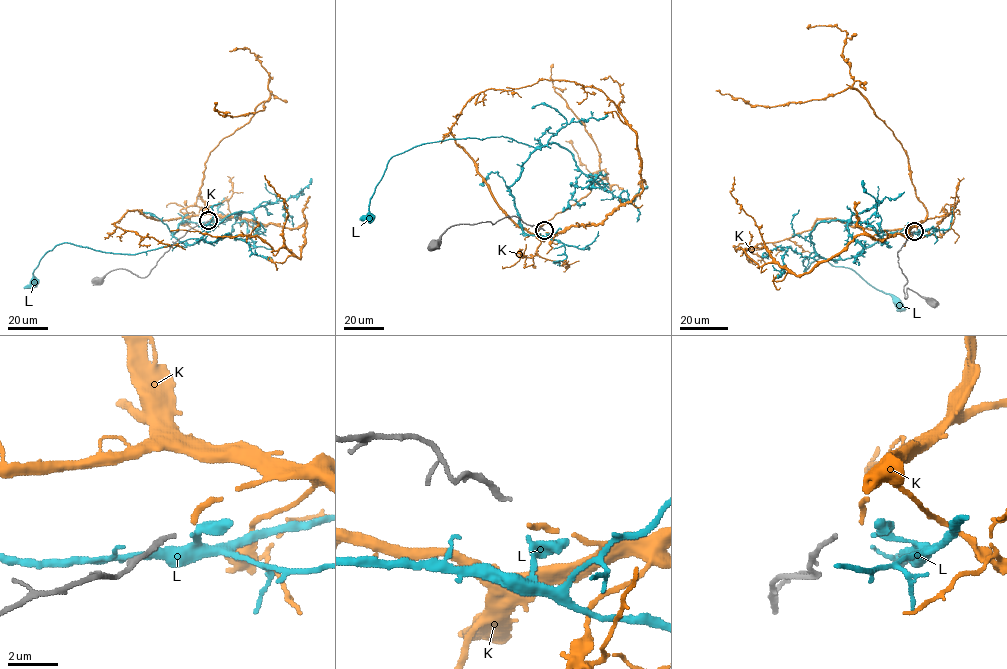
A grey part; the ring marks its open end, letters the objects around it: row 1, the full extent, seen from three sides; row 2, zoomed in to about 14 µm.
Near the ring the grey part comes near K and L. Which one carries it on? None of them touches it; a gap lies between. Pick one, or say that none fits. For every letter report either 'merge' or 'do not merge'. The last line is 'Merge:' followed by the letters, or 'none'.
K: merge
L: do not merge
Merge: K

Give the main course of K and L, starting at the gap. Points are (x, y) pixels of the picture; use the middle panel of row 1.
K: (546, 232), (601, 223), (639, 194), (635, 132), (612, 100), (592, 86), (545, 79), (506, 87)
L: (546, 233), (523, 231), (508, 188), (536, 148), (501, 136), (433, 142), (394, 155), (370, 199), (370, 217)

